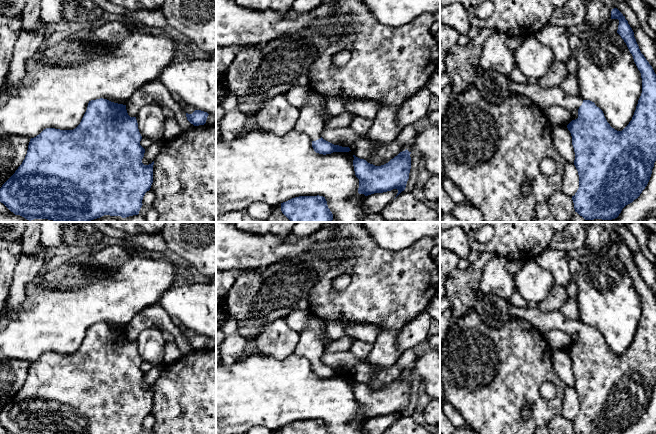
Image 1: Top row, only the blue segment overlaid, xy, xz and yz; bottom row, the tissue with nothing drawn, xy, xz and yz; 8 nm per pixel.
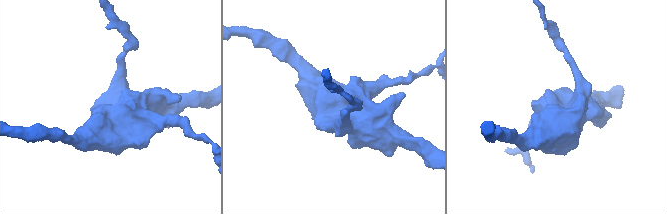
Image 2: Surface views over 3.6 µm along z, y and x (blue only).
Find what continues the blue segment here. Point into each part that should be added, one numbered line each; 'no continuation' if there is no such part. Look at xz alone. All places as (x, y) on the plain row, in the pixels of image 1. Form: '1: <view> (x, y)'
1: xz (310, 345)

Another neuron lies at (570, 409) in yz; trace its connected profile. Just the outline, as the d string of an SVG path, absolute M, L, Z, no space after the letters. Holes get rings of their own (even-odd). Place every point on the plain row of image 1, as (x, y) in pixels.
M567 386L564 393L562 416L572 421L579 412L579 399L574 387Z

